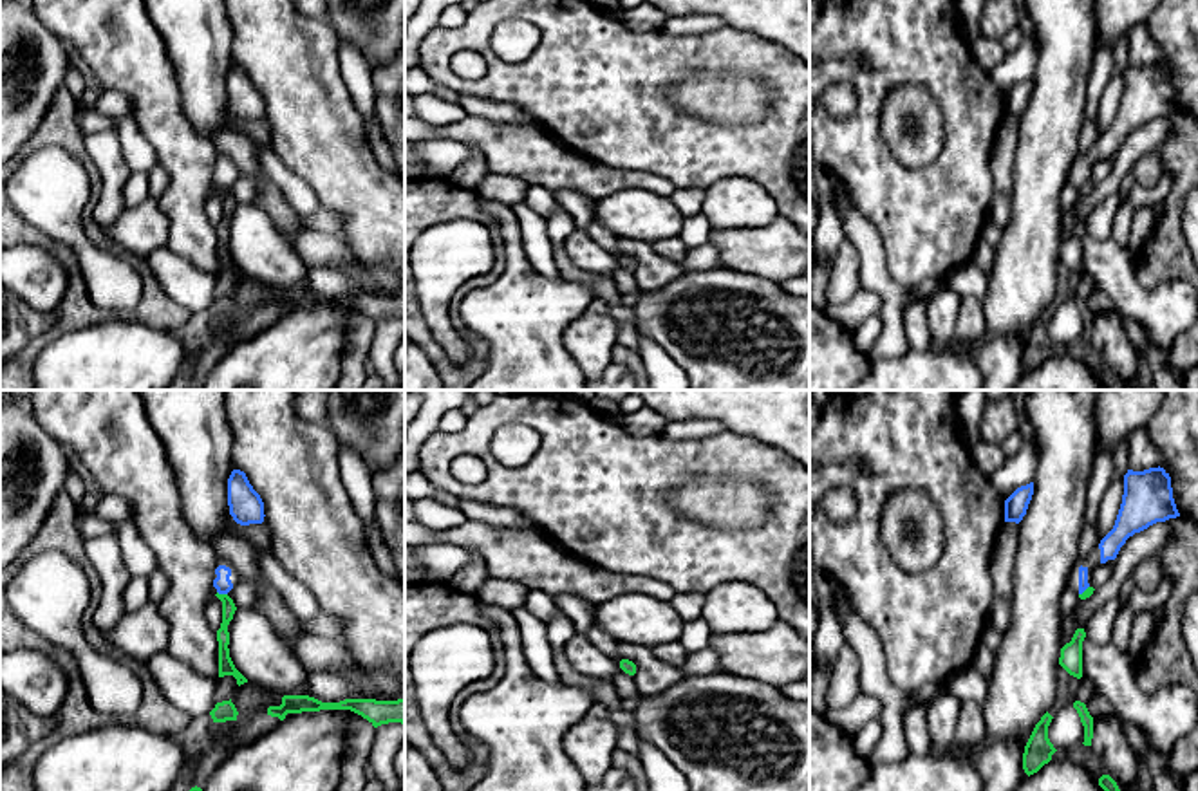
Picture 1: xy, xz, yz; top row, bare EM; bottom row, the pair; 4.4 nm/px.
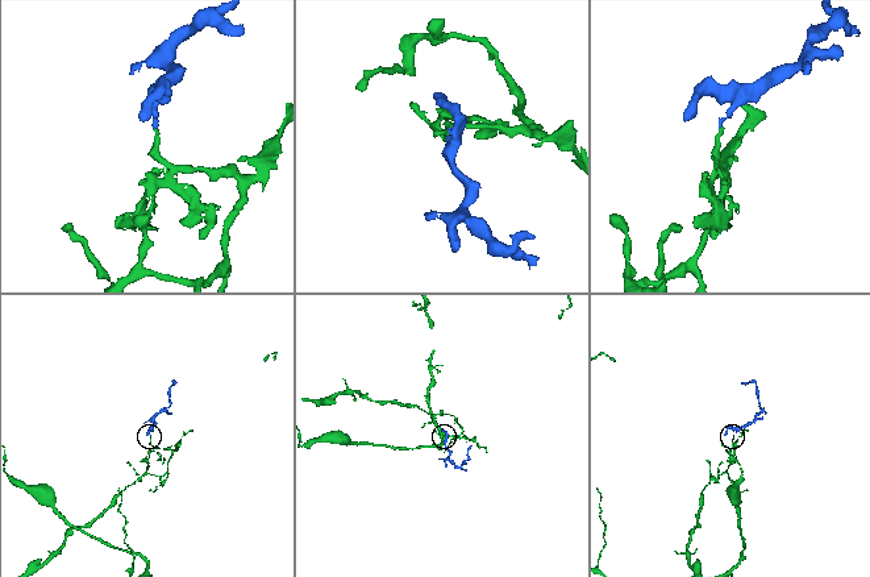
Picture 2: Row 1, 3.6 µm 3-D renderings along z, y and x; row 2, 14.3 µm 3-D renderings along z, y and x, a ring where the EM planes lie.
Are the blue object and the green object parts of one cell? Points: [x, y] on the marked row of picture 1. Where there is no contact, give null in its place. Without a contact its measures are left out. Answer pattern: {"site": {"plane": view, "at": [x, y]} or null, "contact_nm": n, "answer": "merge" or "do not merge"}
{"site": {"plane": "xy", "at": [223, 593]}, "contact_nm": 50, "answer": "do not merge"}

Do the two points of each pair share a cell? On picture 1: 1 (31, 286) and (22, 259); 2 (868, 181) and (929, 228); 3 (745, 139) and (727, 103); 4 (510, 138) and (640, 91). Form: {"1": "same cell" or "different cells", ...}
{"1": "same cell", "2": "same cell", "3": "different cells", "4": "different cells"}

